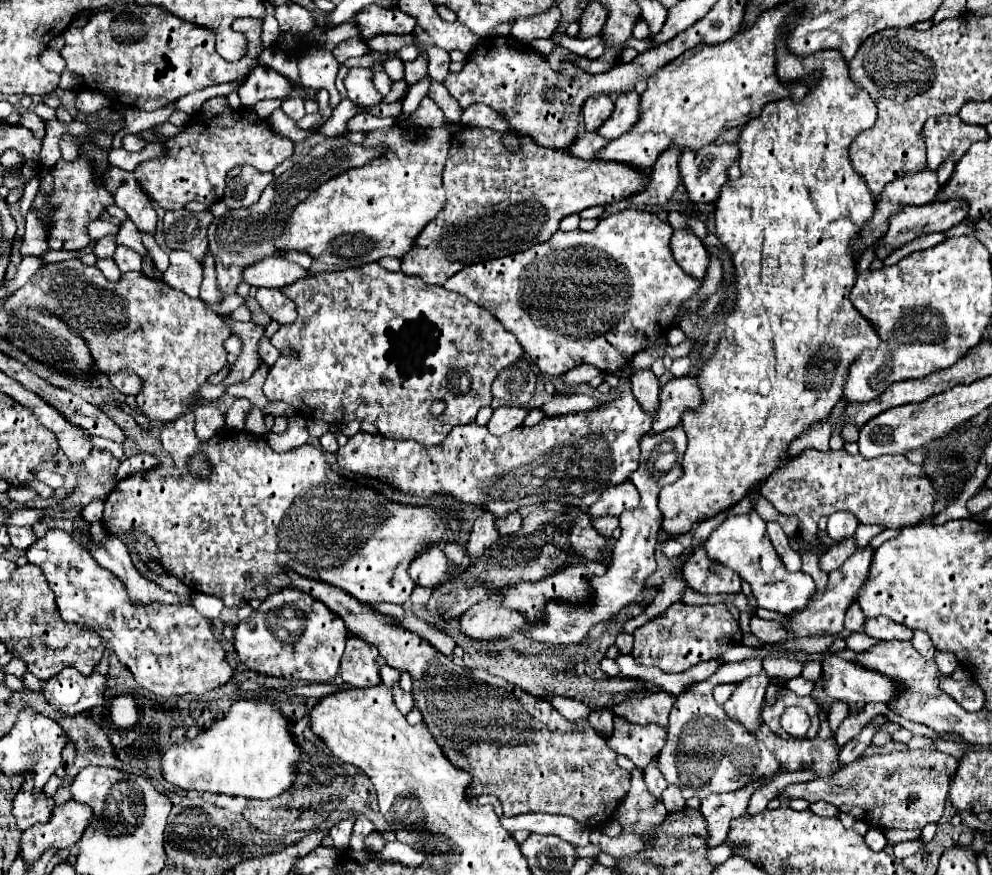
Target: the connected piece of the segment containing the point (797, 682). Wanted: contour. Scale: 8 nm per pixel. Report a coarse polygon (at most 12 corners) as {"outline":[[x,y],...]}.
{"outline":[[801,676],[788,680],[788,688],[798,696],[808,696],[814,683]]}

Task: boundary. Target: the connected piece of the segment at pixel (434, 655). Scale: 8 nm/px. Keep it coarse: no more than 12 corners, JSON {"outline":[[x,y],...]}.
{"outline":[[292,576],[410,672],[436,744],[504,816],[612,818],[630,772],[588,722]]}

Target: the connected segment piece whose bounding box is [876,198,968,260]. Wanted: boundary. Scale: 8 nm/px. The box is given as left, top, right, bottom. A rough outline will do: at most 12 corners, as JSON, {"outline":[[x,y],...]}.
{"outline":[[952,198],[900,208],[888,220],[886,258],[894,248],[968,218],[968,202]]}

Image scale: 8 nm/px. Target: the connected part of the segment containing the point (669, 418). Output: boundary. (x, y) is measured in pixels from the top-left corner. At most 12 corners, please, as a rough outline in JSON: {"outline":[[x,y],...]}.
{"outline":[[694,376],[672,378],[660,392],[652,432],[680,424],[702,404]]}

